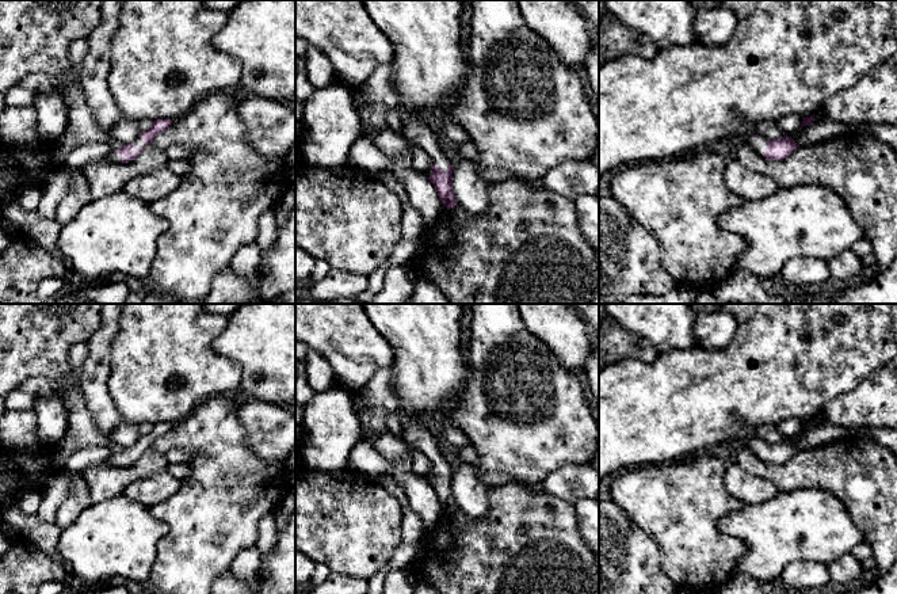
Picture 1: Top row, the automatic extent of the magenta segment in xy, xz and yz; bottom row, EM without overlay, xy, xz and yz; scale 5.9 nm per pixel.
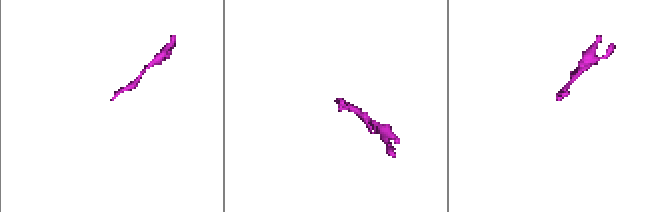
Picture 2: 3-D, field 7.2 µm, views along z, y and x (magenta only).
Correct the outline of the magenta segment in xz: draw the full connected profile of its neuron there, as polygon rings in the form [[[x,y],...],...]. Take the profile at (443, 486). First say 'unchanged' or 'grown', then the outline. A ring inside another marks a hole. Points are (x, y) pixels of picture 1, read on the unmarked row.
grown | [[[405,419],[402,437],[408,445],[419,449],[430,460],[430,469],[434,475],[428,484],[435,490],[442,507],[448,513],[454,513],[458,507],[453,494],[454,472],[440,454],[440,441],[423,423]]]

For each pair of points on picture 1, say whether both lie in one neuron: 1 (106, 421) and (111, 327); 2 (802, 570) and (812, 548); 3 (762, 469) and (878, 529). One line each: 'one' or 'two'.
1: one
2: two
3: one

